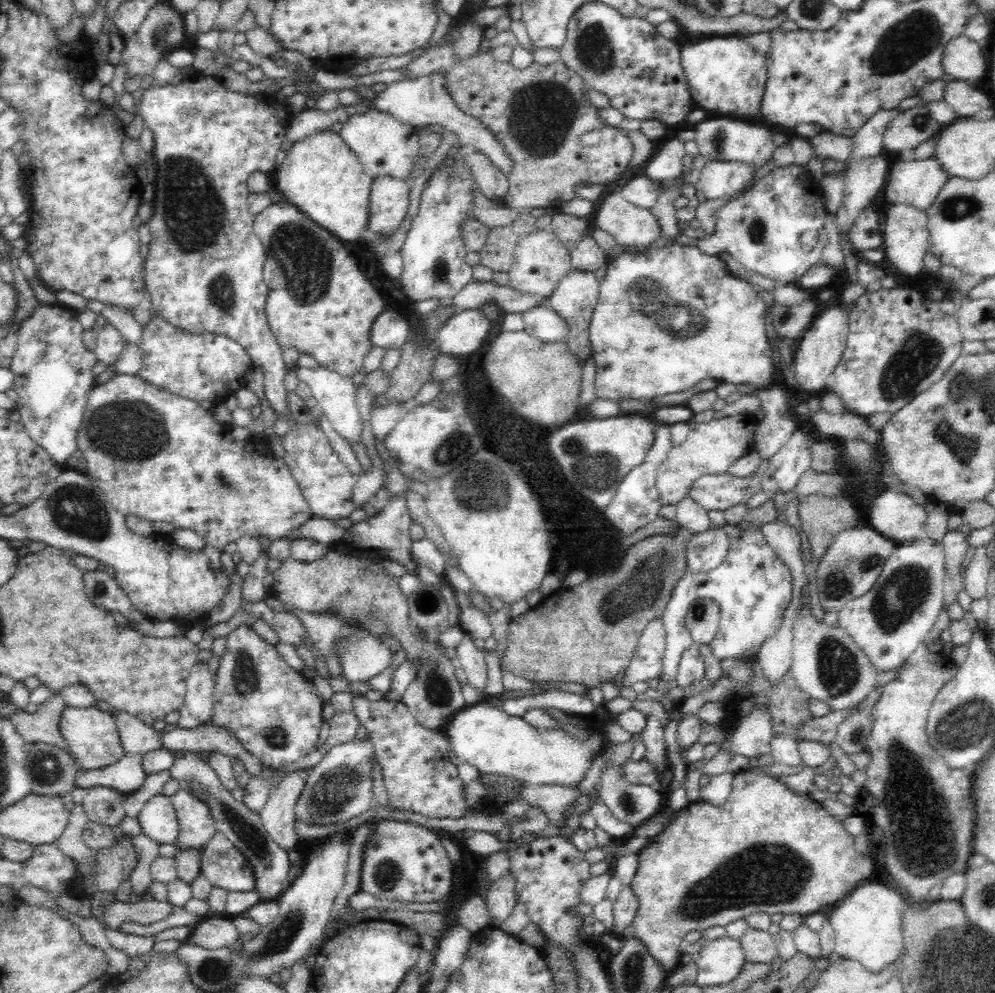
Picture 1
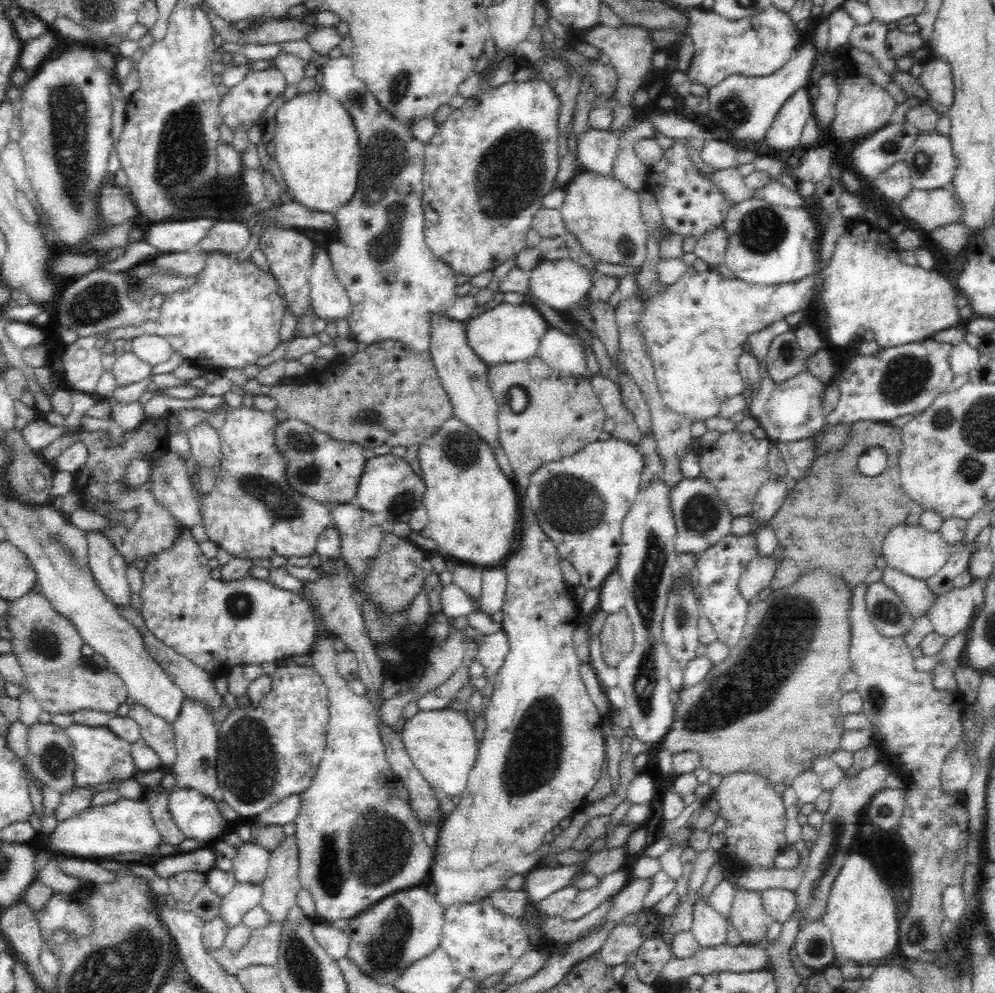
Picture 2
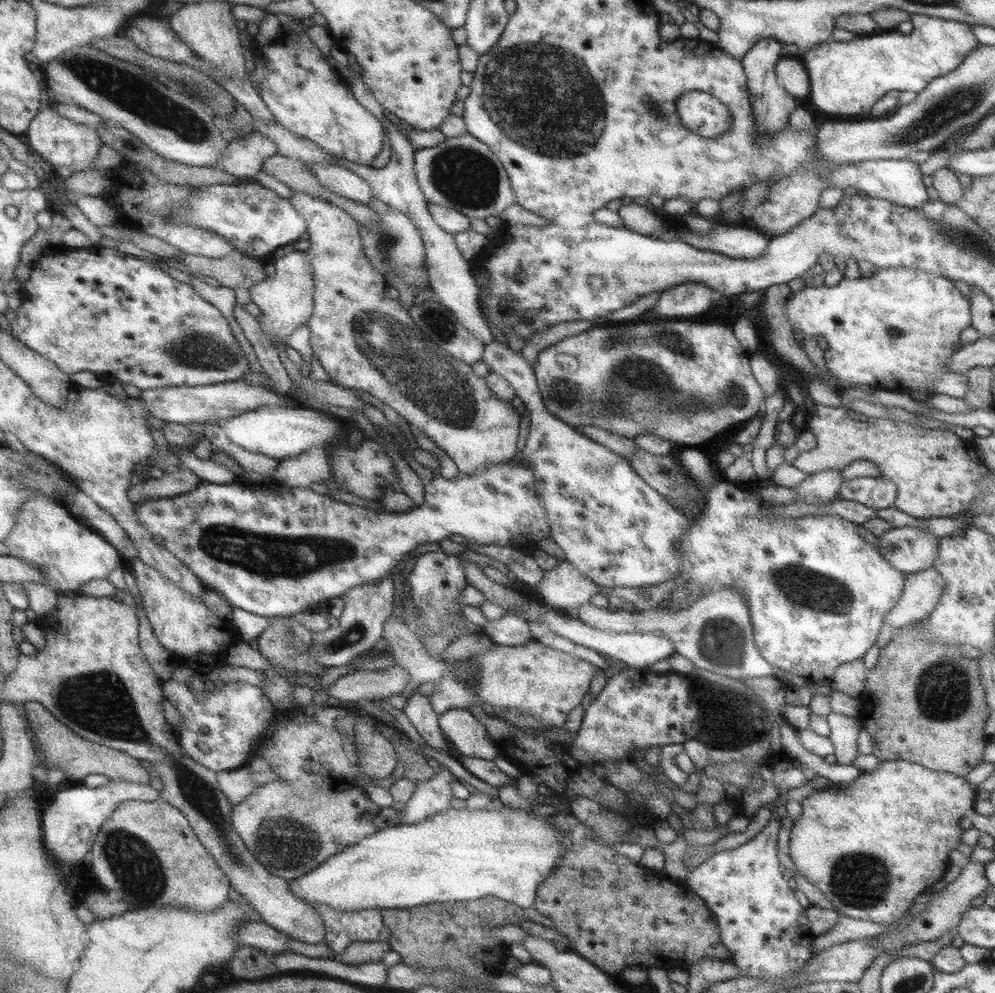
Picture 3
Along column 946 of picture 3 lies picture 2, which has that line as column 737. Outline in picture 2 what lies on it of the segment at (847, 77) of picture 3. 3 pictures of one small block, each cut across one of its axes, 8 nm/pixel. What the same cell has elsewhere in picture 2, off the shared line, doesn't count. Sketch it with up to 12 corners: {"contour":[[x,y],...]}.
{"contour":[[773,4],[730,20],[677,7],[695,54],[686,76],[708,89],[729,74],[768,76],[800,32]]}

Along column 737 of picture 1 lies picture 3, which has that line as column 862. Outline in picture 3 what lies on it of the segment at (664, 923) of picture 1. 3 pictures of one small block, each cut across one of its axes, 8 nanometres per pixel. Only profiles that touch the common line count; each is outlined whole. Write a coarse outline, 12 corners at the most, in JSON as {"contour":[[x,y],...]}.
{"contour":[[880,761],[801,802],[788,854],[838,913],[901,921],[976,785]]}

